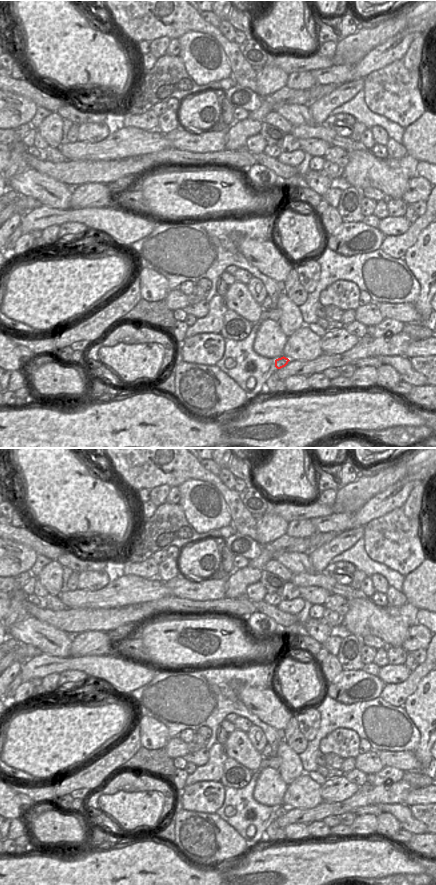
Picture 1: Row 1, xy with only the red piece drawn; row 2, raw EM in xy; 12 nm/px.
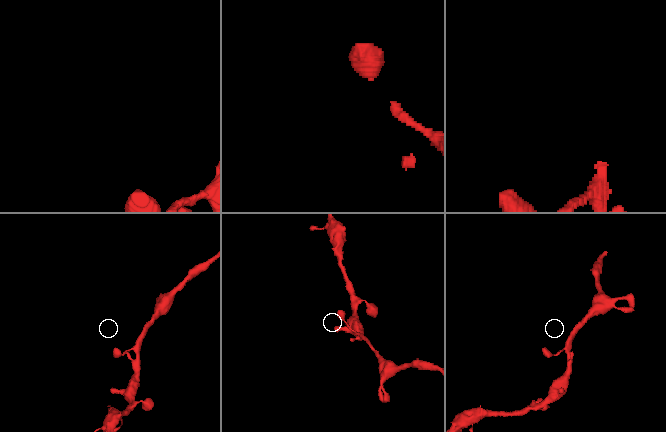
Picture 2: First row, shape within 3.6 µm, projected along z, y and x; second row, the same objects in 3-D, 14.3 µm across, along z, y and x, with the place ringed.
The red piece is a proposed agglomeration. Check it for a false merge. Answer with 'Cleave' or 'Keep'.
Keep

